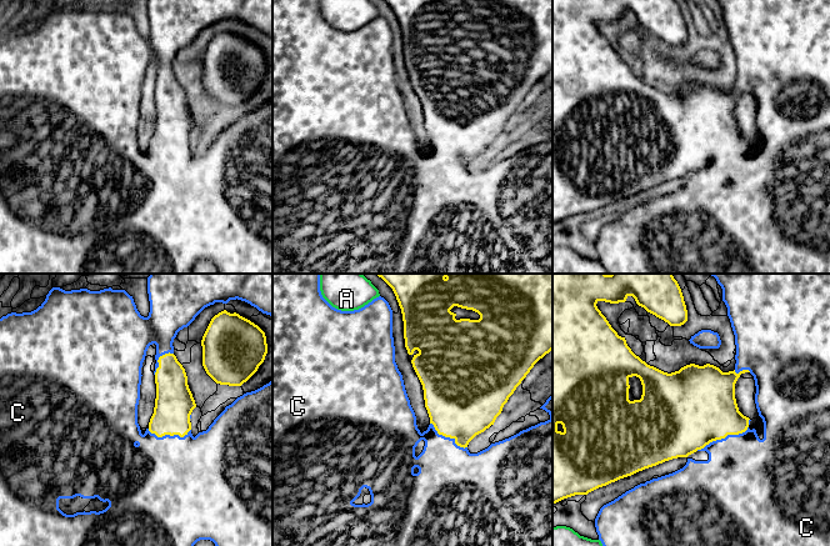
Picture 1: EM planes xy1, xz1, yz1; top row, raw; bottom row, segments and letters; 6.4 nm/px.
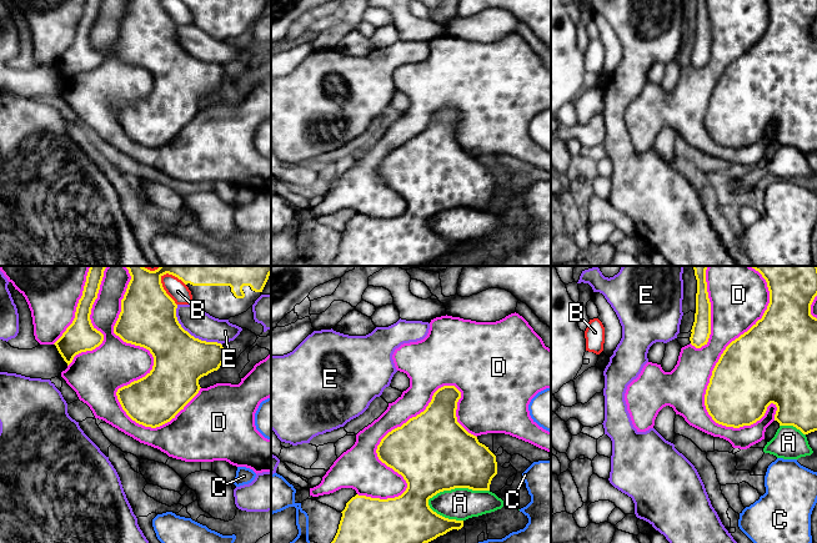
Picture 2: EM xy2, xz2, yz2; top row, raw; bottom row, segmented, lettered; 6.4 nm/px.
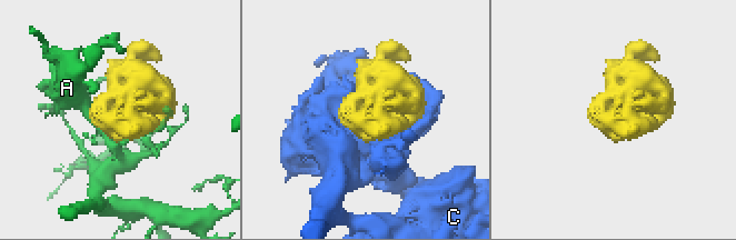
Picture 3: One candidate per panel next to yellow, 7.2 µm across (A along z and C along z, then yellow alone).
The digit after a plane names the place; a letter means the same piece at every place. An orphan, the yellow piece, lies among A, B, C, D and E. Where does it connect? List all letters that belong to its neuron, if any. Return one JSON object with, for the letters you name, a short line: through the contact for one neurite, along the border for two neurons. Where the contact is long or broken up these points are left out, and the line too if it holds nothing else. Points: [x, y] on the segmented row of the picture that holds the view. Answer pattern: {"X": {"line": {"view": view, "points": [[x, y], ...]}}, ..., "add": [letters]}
{"add": ["C"]}

